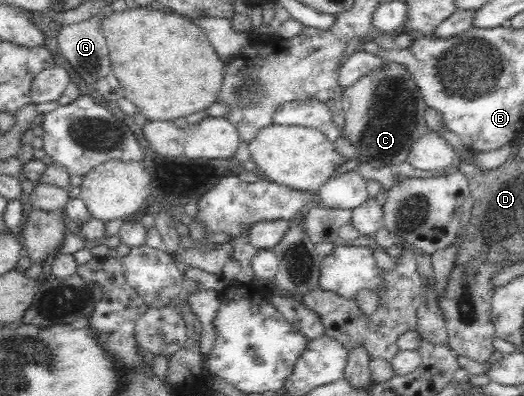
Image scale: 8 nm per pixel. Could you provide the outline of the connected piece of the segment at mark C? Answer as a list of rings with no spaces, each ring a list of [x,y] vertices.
[[[386,62],[383,67],[363,75],[353,85],[343,88],[341,99],[345,115],[343,138],[359,149],[358,160],[373,168],[405,162],[413,143],[430,131],[424,119],[428,107],[421,90],[399,63]]]

